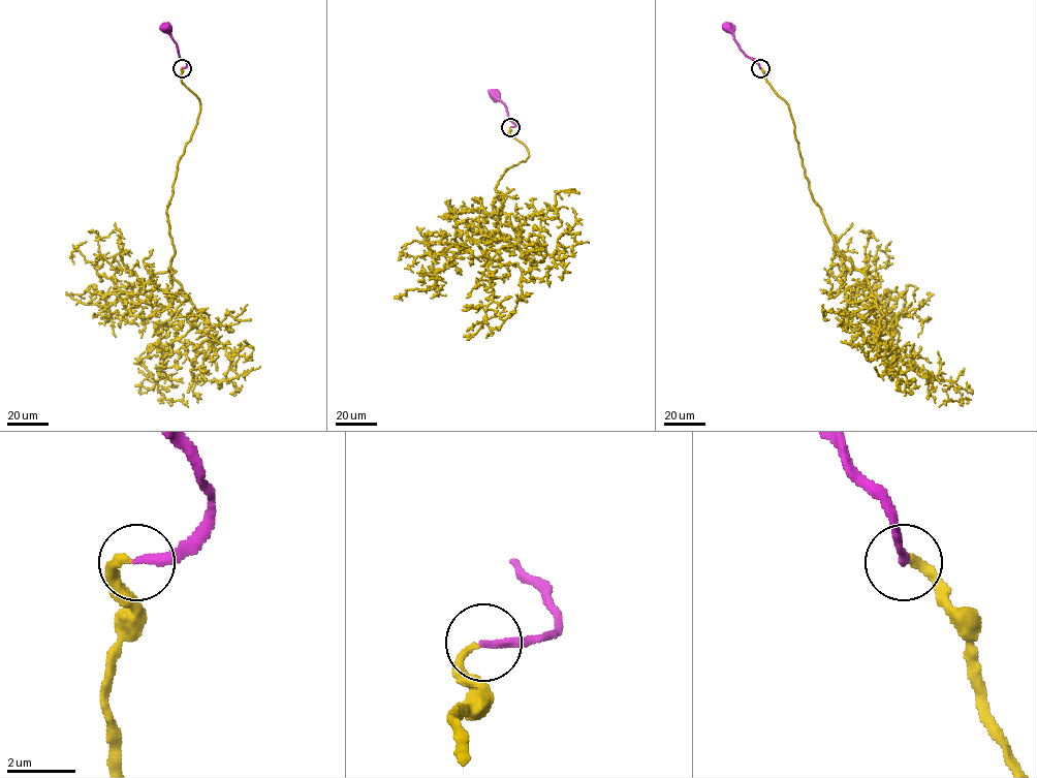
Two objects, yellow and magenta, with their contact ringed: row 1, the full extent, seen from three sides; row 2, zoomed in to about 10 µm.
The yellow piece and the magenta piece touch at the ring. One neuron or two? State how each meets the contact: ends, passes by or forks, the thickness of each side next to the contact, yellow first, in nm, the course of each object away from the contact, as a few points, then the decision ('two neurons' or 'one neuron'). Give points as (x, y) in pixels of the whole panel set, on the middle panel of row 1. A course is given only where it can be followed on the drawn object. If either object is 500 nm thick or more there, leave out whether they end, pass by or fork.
yellow ends there; magenta ends there; 240 nm thick on the yellow side, 240 nm on the other; yellow runs (510, 127), (528, 156), (495, 187), (498, 228), (527, 251), (489, 263), (485, 322), (516, 306); magenta runs (510, 127), (515, 125), (509, 119), (506, 106), (493, 94); one neuron

